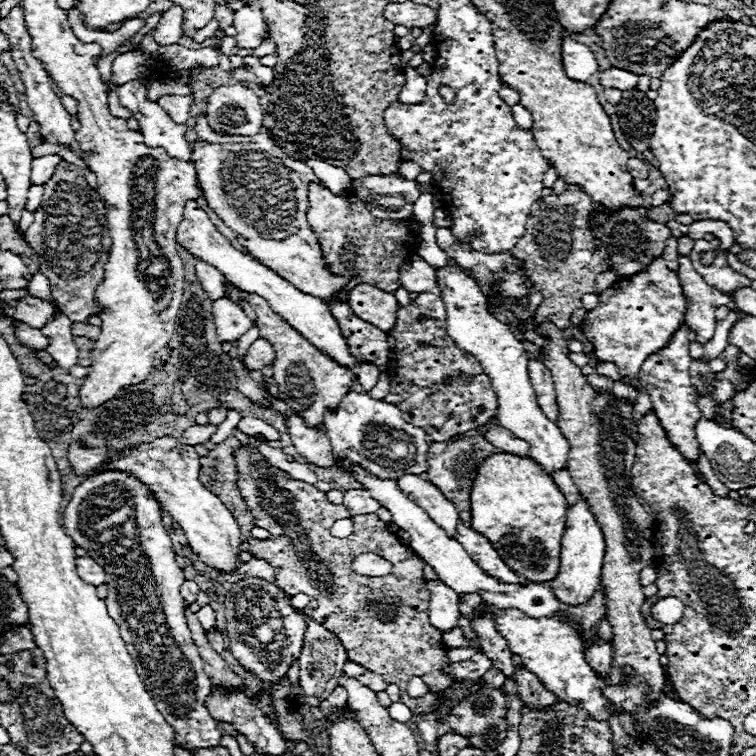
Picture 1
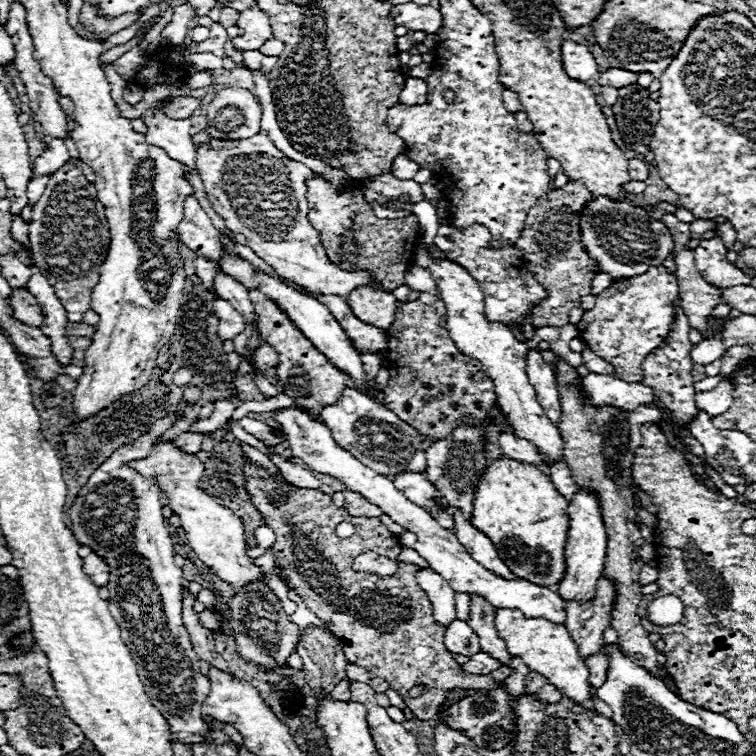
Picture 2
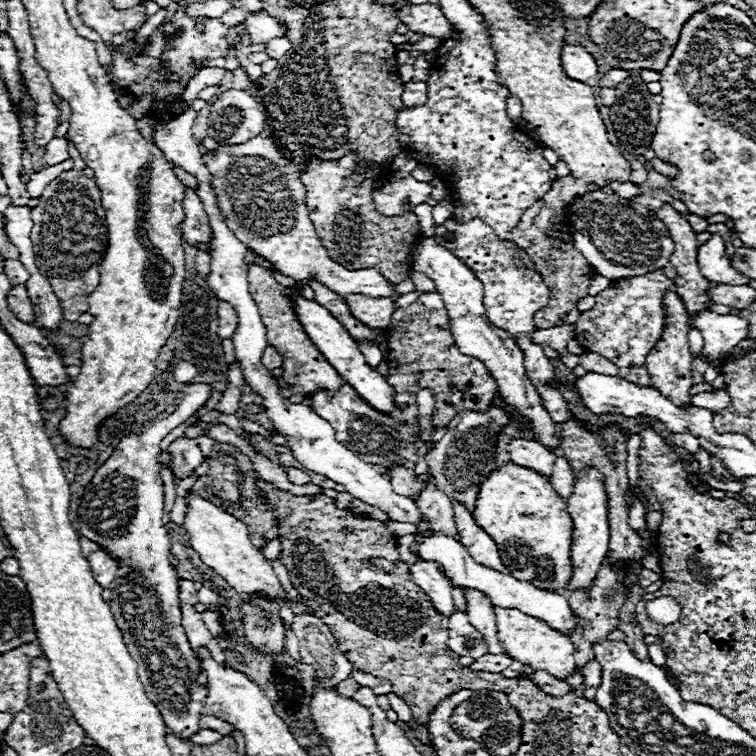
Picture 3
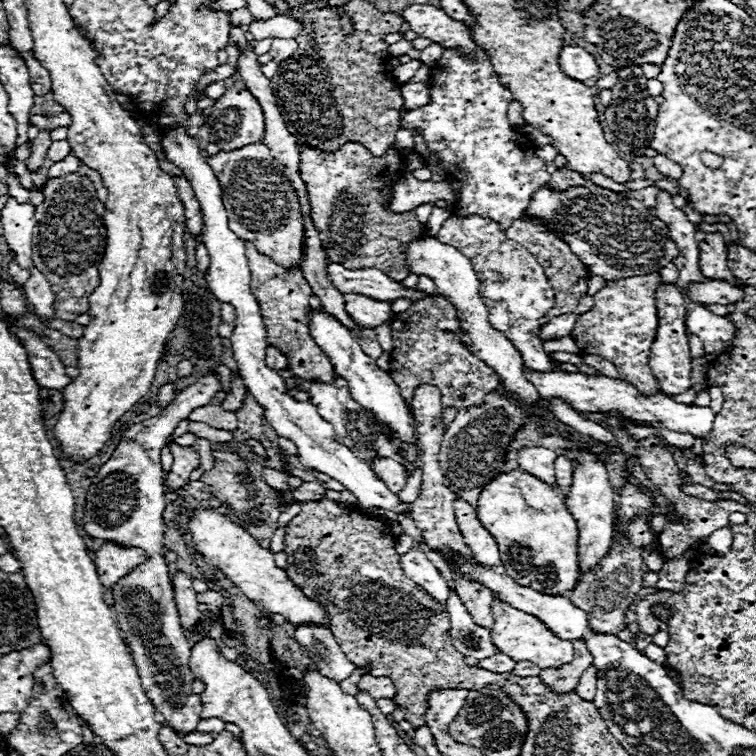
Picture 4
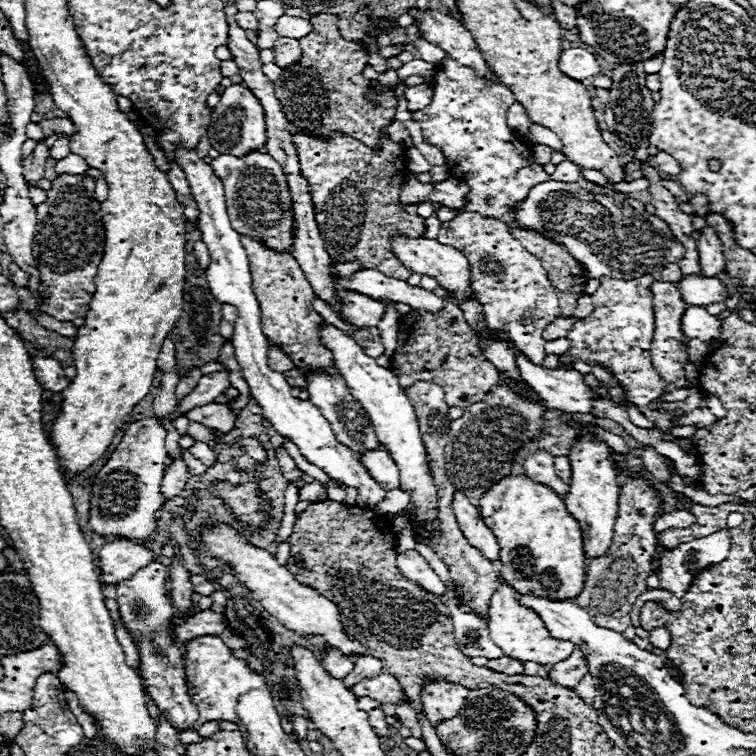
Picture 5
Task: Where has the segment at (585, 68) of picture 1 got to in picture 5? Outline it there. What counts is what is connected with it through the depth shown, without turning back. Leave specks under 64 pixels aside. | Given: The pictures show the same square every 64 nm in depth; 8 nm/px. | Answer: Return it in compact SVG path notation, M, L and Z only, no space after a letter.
M566 48L560 54L560 70L574 78L574 80L586 80L590 76L596 76L600 72L598 60L594 54L590 54L584 48Z

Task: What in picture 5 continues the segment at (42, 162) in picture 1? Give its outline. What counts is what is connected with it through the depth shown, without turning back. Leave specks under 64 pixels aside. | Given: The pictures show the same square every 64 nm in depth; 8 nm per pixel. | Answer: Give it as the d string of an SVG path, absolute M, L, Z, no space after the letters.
M60 138L60 140L56 140L54 142L54 146L50 148L50 158L54 158L54 160L62 160L62 158L66 158L68 154L70 154L70 140L68 138Z

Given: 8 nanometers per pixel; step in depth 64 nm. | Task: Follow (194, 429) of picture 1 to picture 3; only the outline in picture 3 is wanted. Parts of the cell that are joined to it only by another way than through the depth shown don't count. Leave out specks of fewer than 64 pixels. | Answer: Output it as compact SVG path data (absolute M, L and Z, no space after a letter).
M180 436L170 444L170 454L174 460L174 474L176 478L184 478L190 470L194 470L202 462L202 452L196 438Z

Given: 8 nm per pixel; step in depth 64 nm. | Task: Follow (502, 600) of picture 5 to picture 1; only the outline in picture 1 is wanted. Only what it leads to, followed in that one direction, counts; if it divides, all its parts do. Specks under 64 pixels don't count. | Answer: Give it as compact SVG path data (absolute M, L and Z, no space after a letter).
M508 608L498 612L496 630L500 632L500 636L506 638L510 652L522 658L524 668L534 672L558 700L572 704L576 708L584 708L588 716L592 716L594 720L610 720L616 716L612 702L604 700L602 696L602 690L608 686L608 682L602 676L598 676L586 662L582 640L568 622L546 616L530 618L520 610Z

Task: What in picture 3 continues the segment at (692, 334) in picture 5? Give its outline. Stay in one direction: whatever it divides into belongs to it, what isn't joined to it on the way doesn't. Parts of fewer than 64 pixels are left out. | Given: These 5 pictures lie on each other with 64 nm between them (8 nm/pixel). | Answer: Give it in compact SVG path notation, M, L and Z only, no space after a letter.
M706 310L692 320L692 328L700 330L704 336L704 352L710 354L712 360L722 360L740 340L748 338L750 324L740 316L720 316Z

